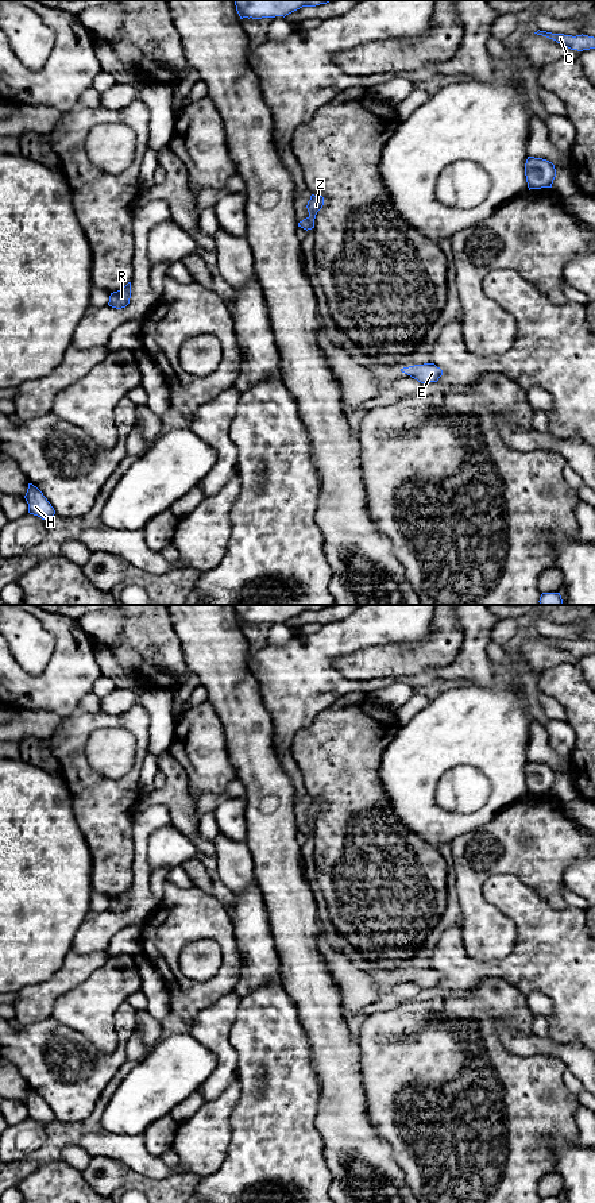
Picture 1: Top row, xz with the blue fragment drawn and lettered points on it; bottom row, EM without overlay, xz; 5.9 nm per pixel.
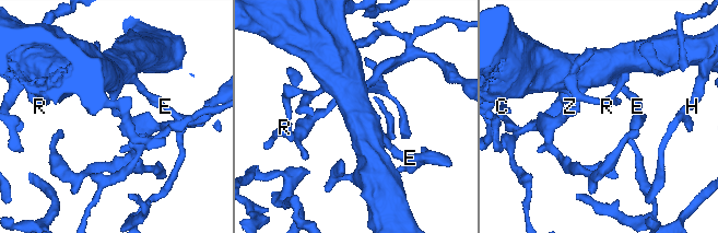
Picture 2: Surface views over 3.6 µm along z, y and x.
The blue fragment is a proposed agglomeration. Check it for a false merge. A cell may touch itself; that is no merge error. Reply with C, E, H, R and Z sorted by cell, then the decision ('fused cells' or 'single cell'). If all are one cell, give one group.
C E H R Z | single cell

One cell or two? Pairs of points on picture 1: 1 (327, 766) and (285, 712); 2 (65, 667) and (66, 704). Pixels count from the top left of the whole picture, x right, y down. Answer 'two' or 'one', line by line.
1: two
2: one

